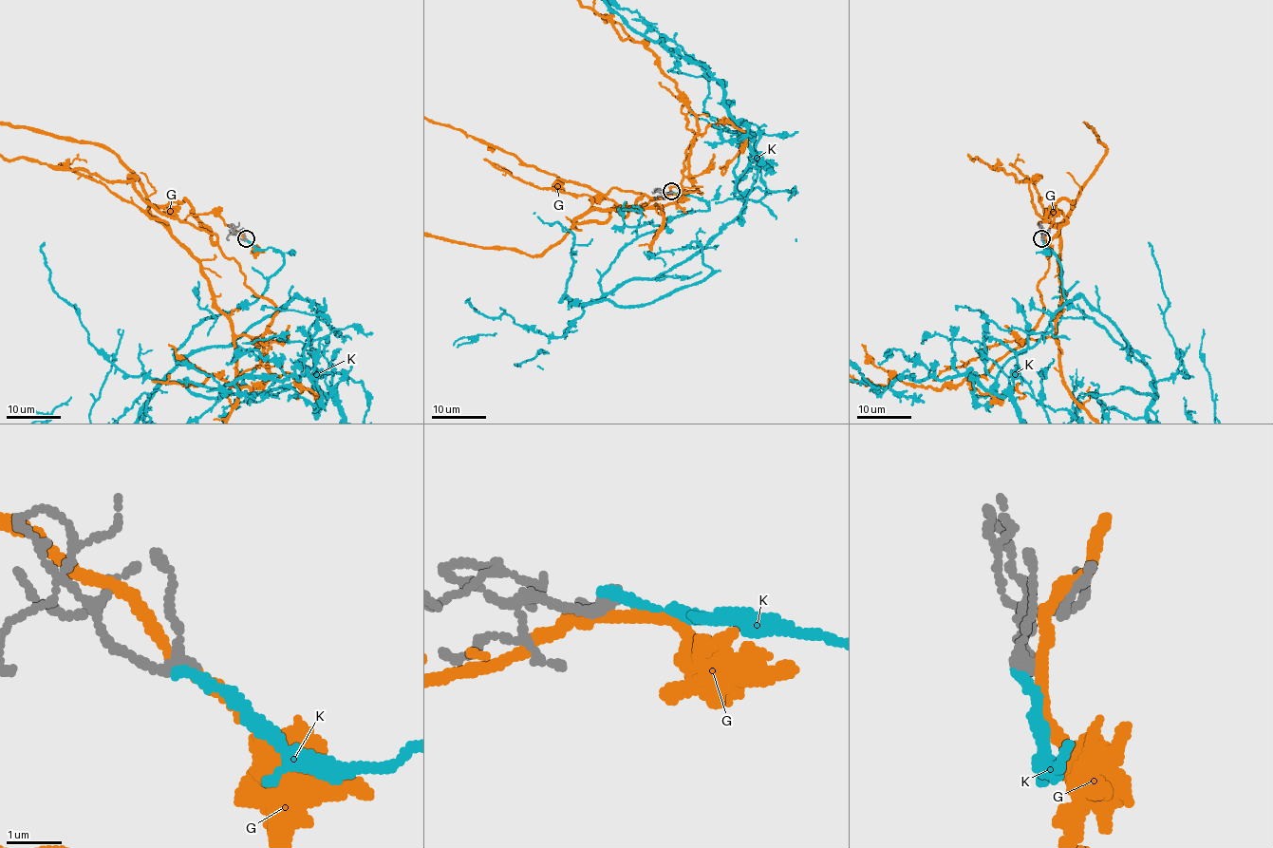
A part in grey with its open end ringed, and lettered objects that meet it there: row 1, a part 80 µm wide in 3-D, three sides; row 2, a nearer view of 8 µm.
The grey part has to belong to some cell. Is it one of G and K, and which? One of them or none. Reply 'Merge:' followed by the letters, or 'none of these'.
Merge: none of these

